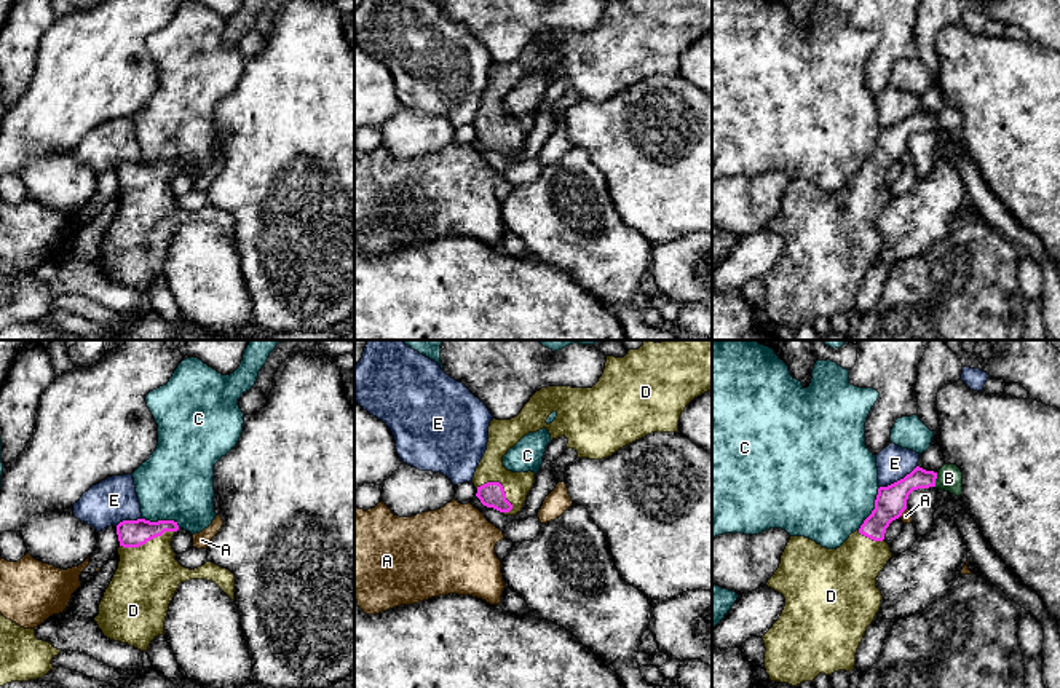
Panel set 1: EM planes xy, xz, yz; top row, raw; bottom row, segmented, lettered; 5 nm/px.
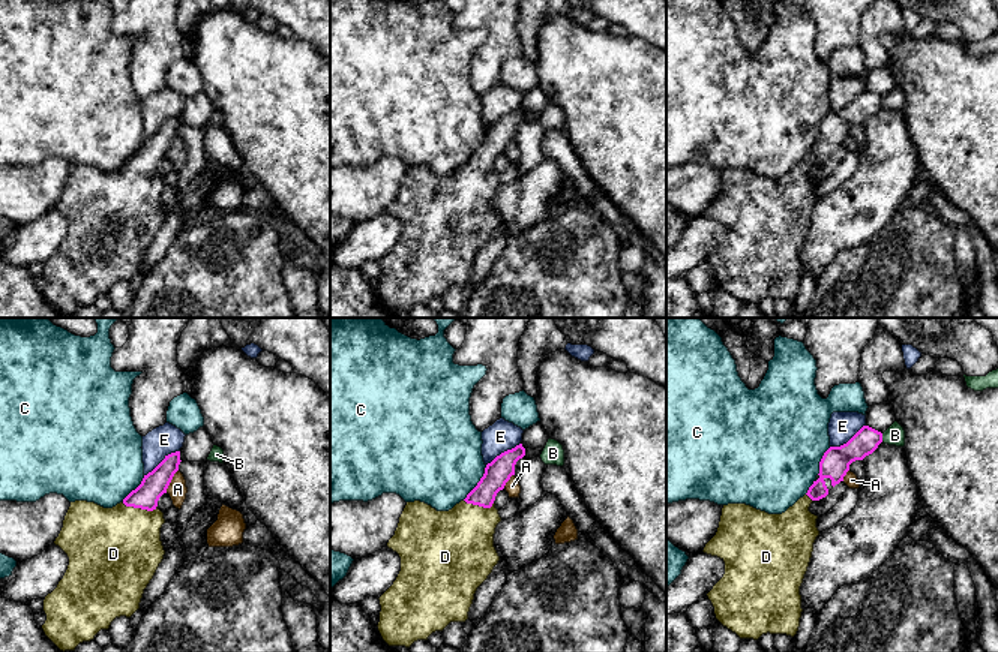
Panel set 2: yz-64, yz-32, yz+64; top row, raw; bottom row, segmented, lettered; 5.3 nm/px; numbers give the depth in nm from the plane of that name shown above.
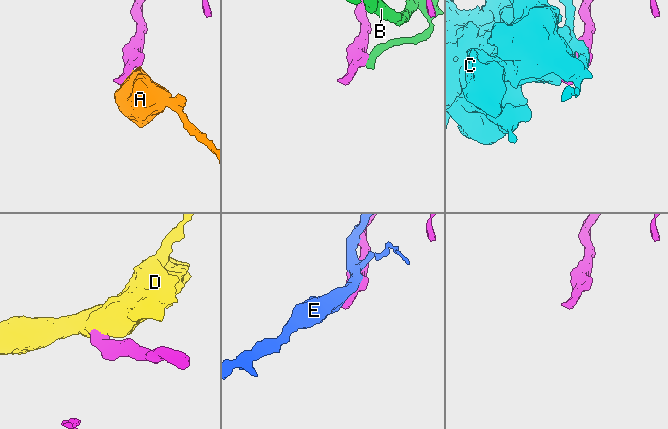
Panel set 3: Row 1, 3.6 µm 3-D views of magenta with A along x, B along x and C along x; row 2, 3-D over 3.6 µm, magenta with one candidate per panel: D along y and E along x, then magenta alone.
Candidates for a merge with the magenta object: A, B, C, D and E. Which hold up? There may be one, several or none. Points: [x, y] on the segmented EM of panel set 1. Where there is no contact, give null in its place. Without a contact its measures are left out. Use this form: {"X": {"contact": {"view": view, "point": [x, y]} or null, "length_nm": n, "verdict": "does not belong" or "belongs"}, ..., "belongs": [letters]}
{"A": {"contact": {"view": "yz", "point": [902, 511]}, "length_nm": 60, "verdict": "does not belong"}, "B": {"contact": {"view": "yz", "point": [936, 478]}, "length_nm": 70, "verdict": "does not belong"}, "C": {"contact": {"view": "yz", "point": [875, 508]}, "length_nm": 240, "verdict": "does not belong"}, "D": {"contact": {"view": "xz", "point": [500, 484]}, "length_nm": 220, "verdict": "belongs"}, "E": {"contact": {"view": "yz", "point": [897, 481]}, "length_nm": 220, "verdict": "does not belong"}, "belongs": ["D"]}

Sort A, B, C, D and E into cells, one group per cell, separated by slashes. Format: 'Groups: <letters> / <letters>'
Groups: A / B / C / D / E

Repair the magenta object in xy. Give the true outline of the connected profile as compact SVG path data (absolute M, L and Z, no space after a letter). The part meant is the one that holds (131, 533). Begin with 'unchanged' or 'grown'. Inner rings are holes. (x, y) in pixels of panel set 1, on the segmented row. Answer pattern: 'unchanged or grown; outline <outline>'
grown; outline M137 519L123 520L117 525L120 562L99 603L99 615L94 618L107 639L147 651L155 637L164 635L169 603L179 584L190 579L212 581L235 600L235 575L230 570L212 562L190 570L176 560L177 554L171 541L177 530L179 525L174 520L150 522Z

